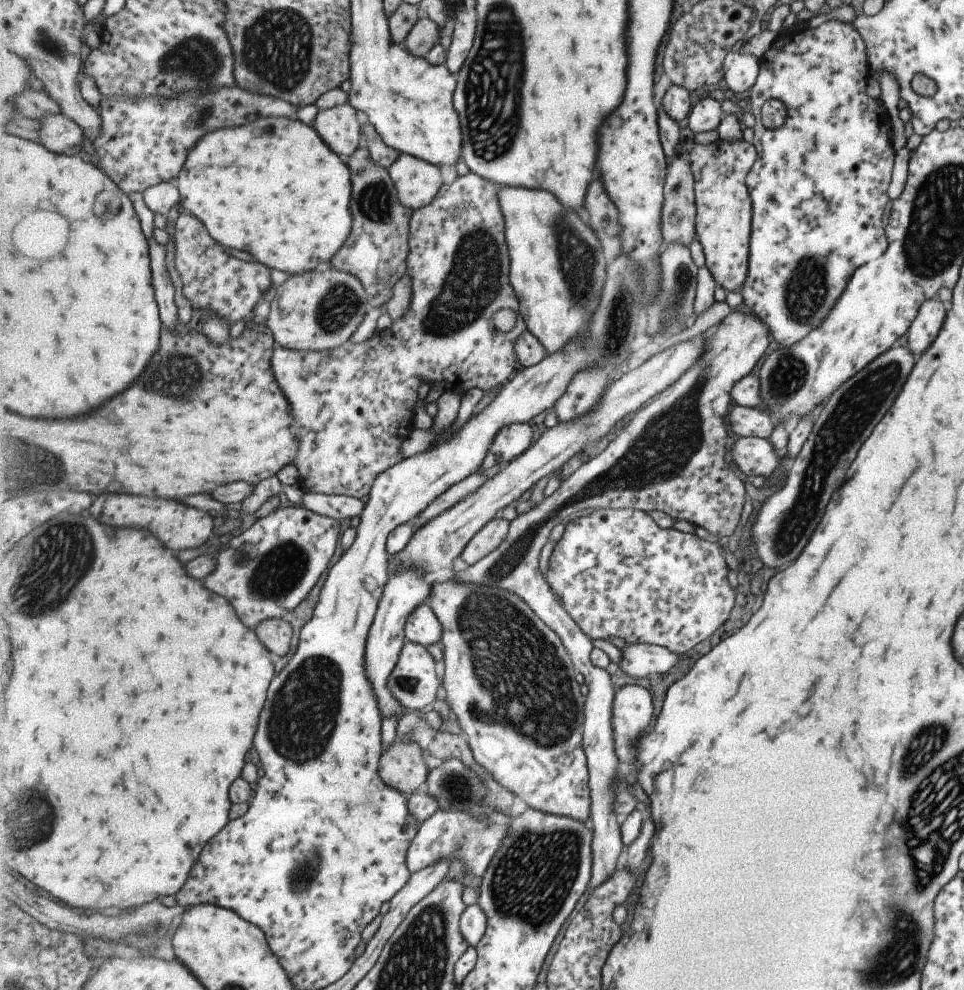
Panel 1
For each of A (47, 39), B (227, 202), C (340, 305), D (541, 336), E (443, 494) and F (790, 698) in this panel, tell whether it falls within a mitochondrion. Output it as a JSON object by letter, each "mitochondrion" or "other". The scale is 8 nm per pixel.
{"A":"mitochondrion","B":"other","C":"mitochondrion","D":"other","E":"other","F":"other"}

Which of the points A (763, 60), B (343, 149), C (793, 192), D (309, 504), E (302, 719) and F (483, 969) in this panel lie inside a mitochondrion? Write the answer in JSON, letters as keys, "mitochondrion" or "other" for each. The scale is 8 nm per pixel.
{"A":"other","B":"other","C":"other","D":"other","E":"mitochondrion","F":"other"}

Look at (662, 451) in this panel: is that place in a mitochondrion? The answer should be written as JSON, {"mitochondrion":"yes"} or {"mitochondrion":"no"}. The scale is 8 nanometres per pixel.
{"mitochondrion":"yes"}

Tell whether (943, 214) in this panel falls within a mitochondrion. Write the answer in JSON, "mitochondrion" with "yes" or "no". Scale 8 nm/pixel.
{"mitochondrion":"yes"}

